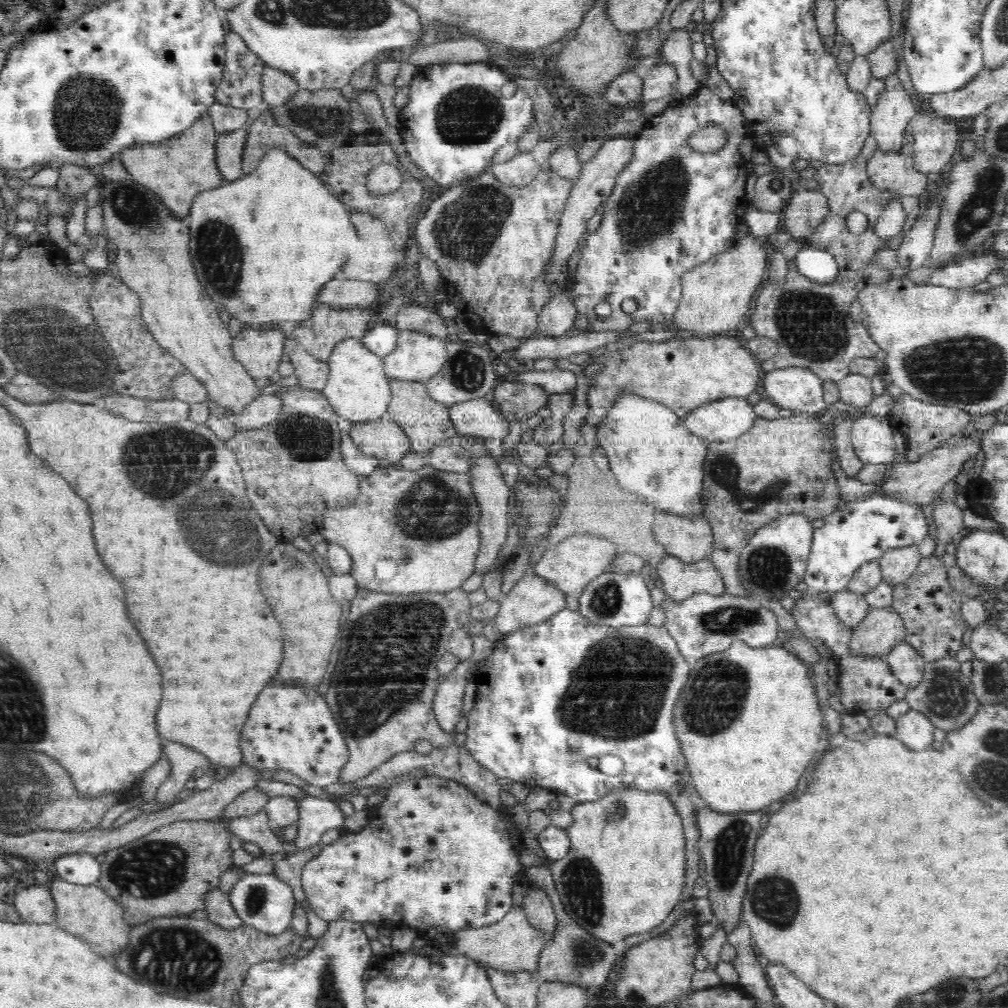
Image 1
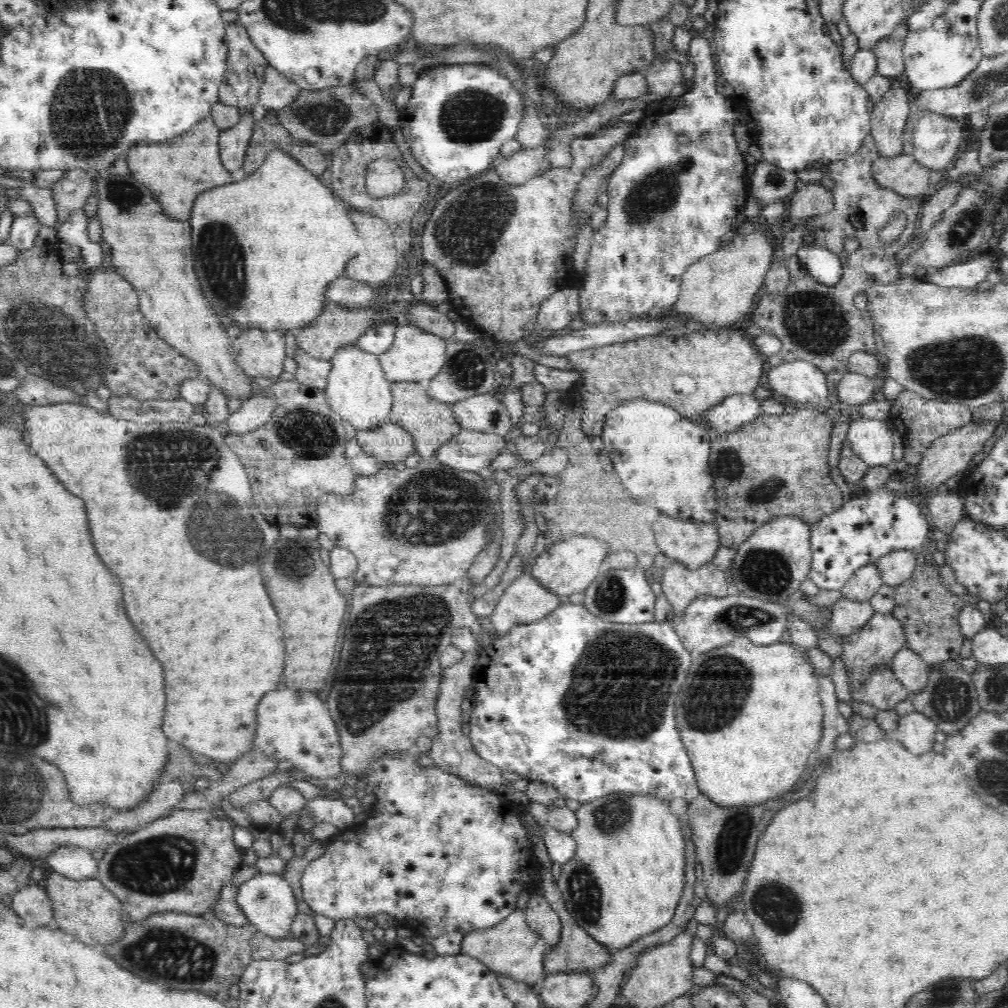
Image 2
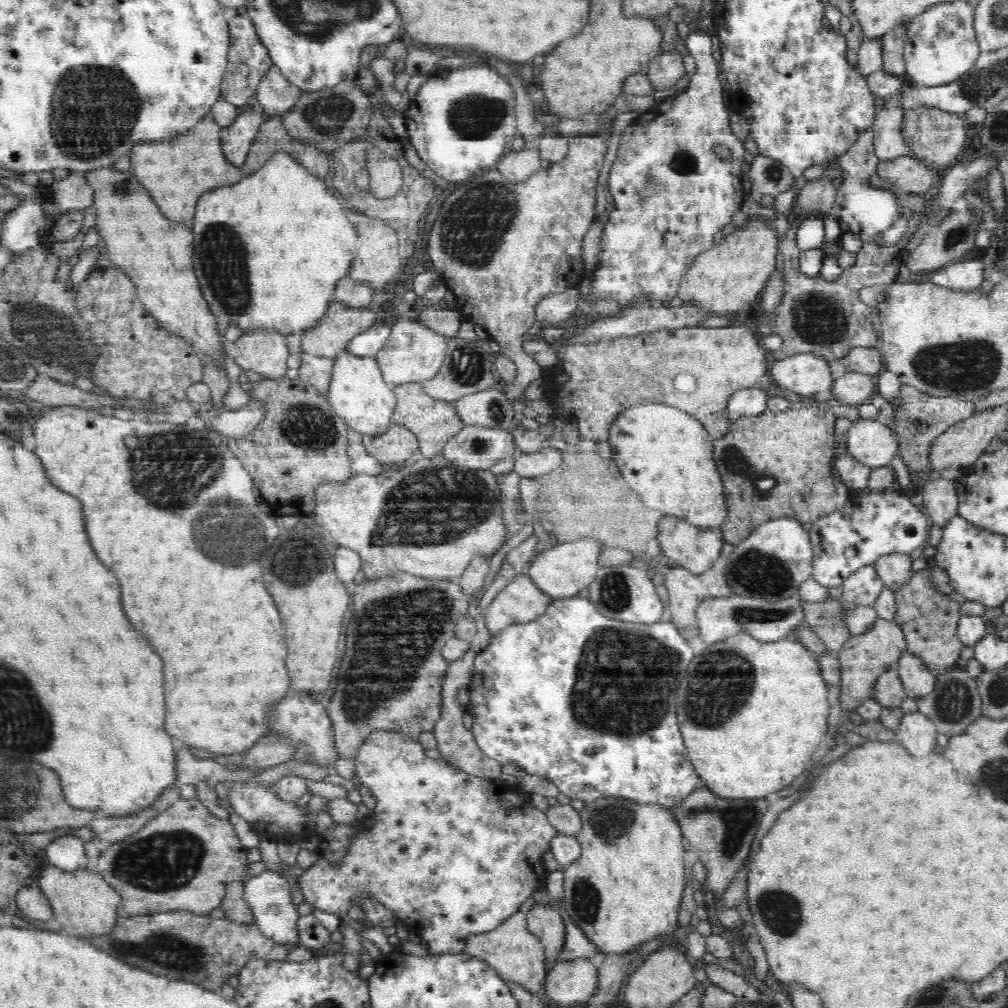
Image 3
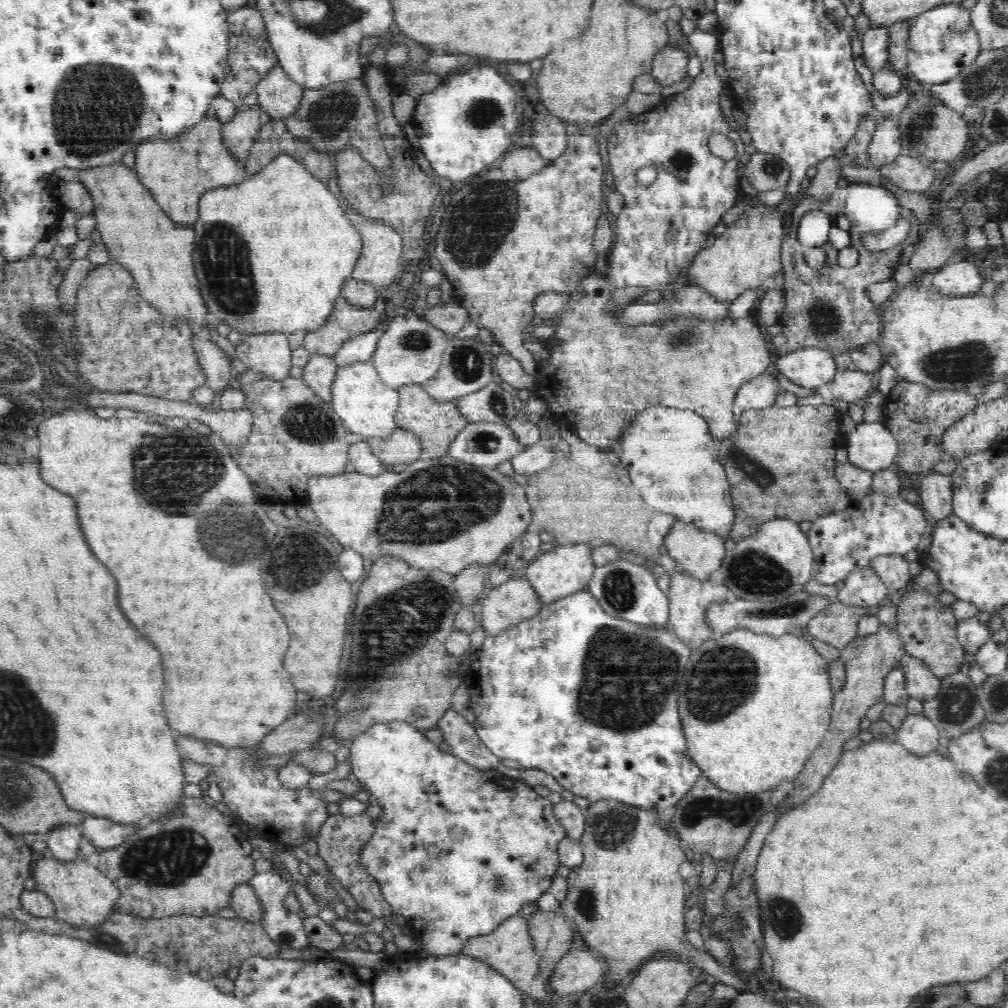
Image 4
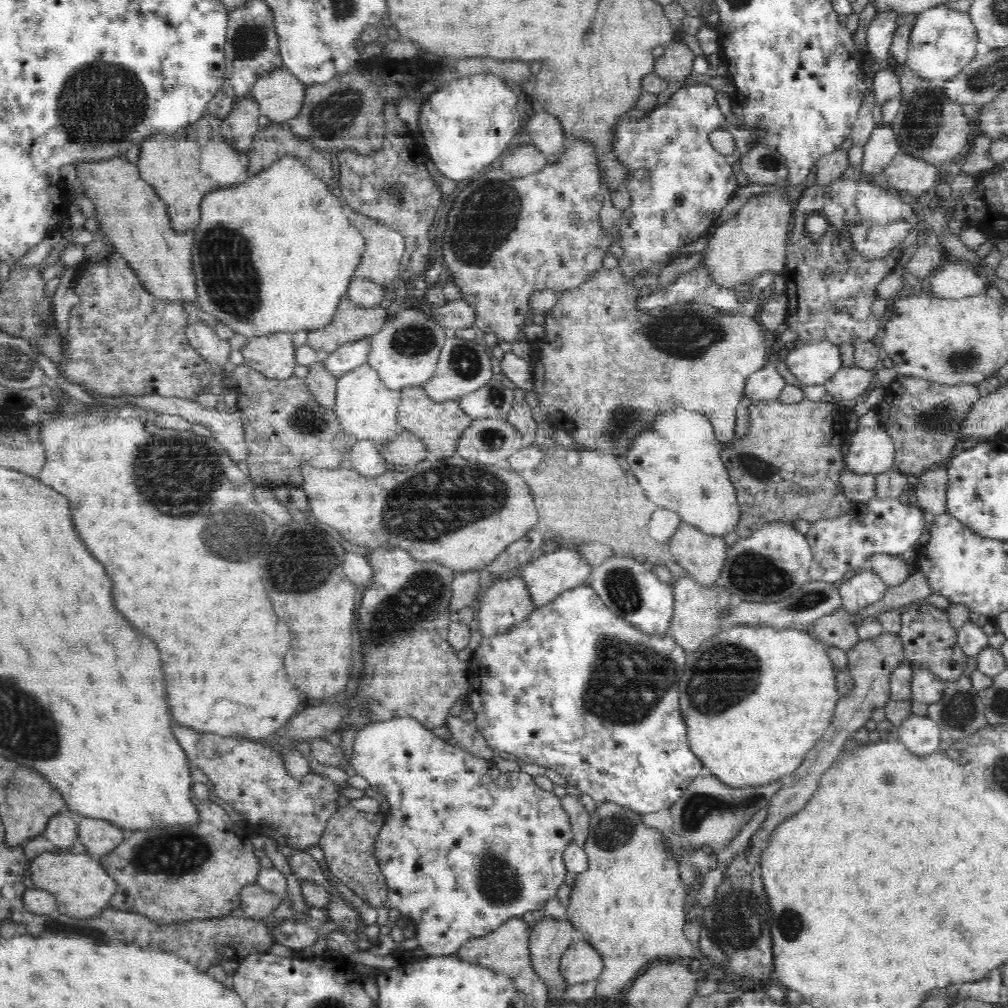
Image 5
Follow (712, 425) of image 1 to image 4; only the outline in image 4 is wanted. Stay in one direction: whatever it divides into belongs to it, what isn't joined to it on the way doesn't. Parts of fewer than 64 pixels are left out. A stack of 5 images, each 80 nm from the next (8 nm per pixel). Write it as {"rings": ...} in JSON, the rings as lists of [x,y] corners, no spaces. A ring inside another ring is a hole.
{"rings":[[[762,372],[760,376],[748,380],[737,392],[737,400],[734,404],[737,414],[746,410],[766,408],[774,405],[780,386],[776,376],[771,372]]]}

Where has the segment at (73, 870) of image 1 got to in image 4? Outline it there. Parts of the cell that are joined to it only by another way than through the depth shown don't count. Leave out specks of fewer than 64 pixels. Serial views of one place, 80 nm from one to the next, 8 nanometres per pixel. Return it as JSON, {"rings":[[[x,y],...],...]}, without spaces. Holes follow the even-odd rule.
{"rings":[[[80,825],[54,826],[48,834],[48,848],[52,856],[57,857],[57,860],[70,861],[74,860],[75,857],[80,857],[78,850],[82,846],[83,839]]]}

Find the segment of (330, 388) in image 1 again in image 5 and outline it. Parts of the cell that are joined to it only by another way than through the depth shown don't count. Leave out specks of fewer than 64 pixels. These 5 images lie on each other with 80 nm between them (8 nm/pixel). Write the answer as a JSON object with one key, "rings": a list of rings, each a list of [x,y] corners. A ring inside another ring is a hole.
{"rings":[[[366,363],[338,377],[333,410],[351,441],[368,439],[379,444],[390,442],[400,432],[397,423],[400,403],[401,391],[386,388],[379,374]]]}

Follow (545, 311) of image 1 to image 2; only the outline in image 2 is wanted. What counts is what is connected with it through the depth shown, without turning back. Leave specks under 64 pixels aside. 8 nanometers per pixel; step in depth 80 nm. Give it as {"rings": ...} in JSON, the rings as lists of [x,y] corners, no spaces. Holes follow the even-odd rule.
{"rings":[[[577,284],[566,286],[546,298],[539,308],[536,329],[549,335],[550,332],[567,328],[572,318],[581,311],[579,289]]]}

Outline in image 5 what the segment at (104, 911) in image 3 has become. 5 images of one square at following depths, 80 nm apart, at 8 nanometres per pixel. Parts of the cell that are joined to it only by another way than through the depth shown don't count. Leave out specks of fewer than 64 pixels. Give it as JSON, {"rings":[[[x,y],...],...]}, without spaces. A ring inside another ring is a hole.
{"rings":[[[42,854],[28,864],[32,887],[50,892],[57,900],[56,912],[74,918],[92,918],[110,906],[110,898],[117,890],[117,882],[103,866],[88,854]]]}

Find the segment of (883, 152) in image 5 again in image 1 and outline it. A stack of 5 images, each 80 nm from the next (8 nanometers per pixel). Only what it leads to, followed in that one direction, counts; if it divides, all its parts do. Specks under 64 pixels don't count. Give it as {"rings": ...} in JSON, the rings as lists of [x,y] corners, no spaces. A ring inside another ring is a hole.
{"rings":[[[896,74],[885,76],[885,89],[878,97],[877,103],[871,108],[871,136],[877,141],[877,148],[881,152],[901,152],[905,131],[910,120],[914,119],[916,110],[908,92],[902,87]]]}

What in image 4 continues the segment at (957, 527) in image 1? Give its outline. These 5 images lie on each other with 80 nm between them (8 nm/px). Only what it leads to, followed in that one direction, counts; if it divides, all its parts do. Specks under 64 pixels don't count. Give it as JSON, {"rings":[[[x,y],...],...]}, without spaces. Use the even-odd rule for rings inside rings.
{"rings":[[[928,472],[921,480],[921,484],[917,490],[920,500],[922,500],[922,507],[925,510],[925,514],[929,514],[936,522],[946,516],[954,515],[954,511],[951,510],[951,482],[948,475]]]}

